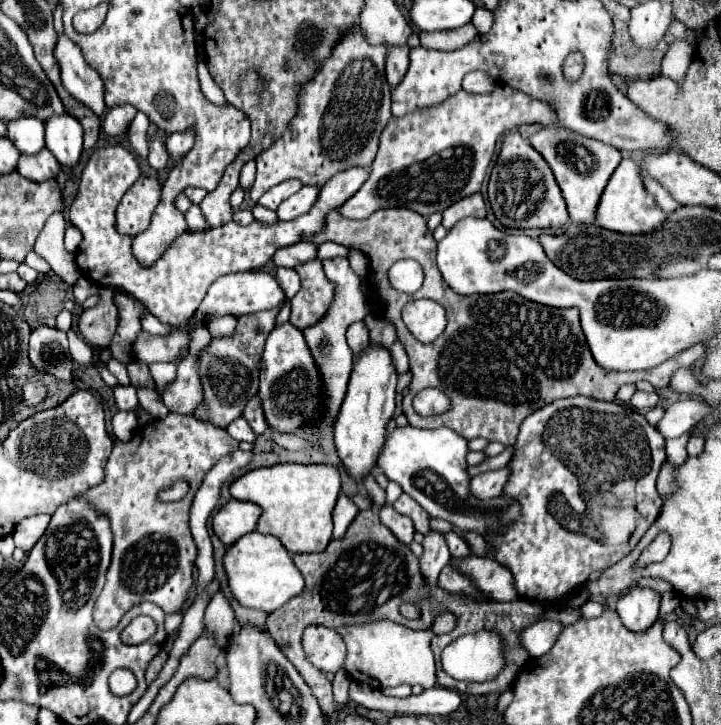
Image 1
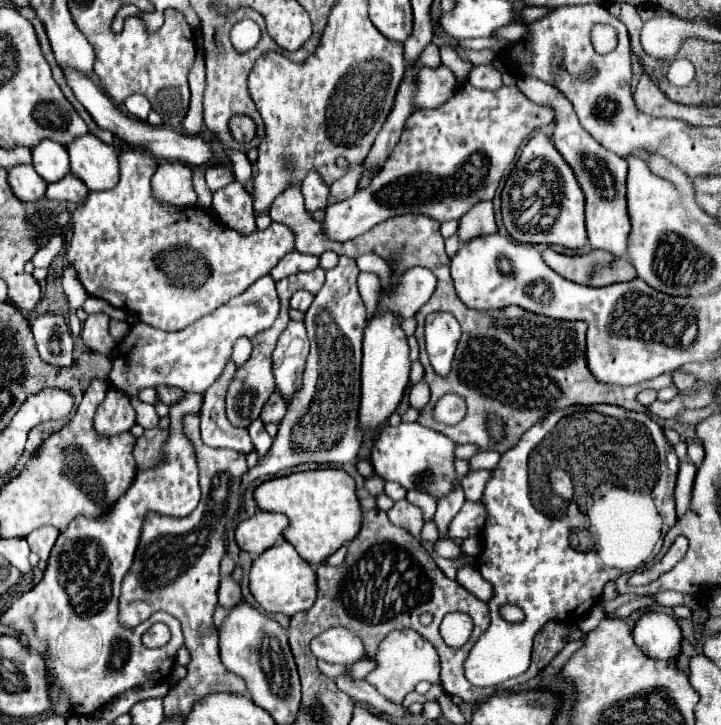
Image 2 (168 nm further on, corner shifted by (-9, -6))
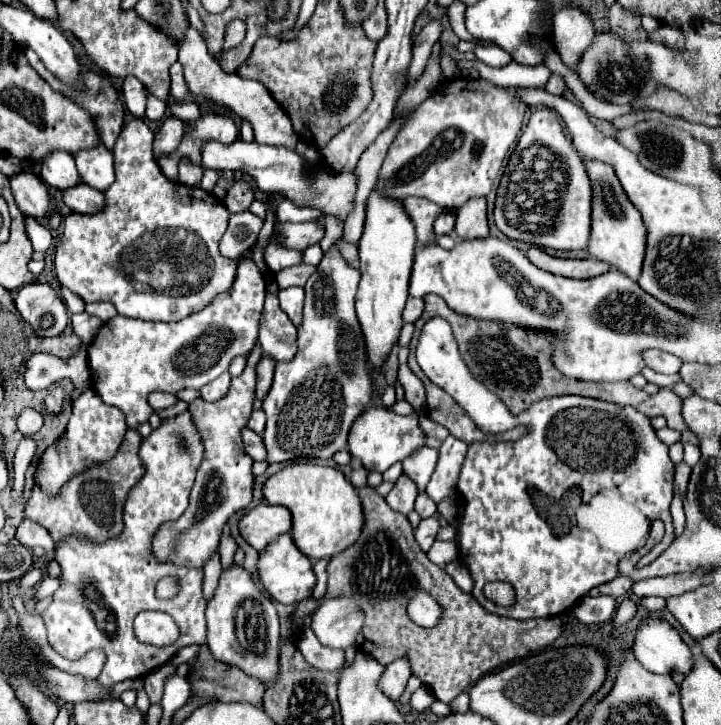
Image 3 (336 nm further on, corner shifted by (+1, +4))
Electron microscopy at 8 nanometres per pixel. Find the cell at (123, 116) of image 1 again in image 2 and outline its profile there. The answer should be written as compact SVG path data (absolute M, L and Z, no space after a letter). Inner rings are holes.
M134 96L134 98L126 100L124 106L126 106L126 110L128 110L132 116L136 116L136 118L140 118L140 120L146 120L148 112L152 110L150 102L148 102L146 98L142 98L142 96Z

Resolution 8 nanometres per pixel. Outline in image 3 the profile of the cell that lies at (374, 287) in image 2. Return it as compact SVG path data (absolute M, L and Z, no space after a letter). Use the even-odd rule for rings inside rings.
M342 238L336 240L334 244L338 247L340 253L346 261L352 262L358 258L357 245L346 242Z

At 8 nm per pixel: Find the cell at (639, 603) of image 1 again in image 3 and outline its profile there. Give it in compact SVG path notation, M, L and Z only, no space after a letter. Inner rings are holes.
M644 620L636 632L634 654L638 662L652 674L688 674L694 666L690 648L664 620Z

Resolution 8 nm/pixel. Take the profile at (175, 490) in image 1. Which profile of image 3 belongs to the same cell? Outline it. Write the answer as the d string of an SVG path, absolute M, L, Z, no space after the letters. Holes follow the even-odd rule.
M190 412L164 420L162 426L142 442L140 458L144 460L146 474L128 494L124 506L124 532L116 540L108 540L104 544L88 544L88 540L76 540L72 536L72 540L64 540L64 544L56 548L56 562L62 566L62 586L56 590L52 604L44 610L48 642L60 656L68 660L80 660L90 650L102 650L106 654L106 662L98 680L108 684L108 688L128 678L142 678L154 668L166 664L184 646L204 644L206 640L202 568L190 570L184 566L158 562L152 554L152 538L158 528L168 520L178 520L188 508L190 490L202 456L204 444ZM182 438L188 444L186 448L180 446ZM164 576L180 578L180 594L172 600L158 600L154 596L154 588ZM142 610L160 610L170 614L180 628L180 638L176 644L164 648L140 644L134 636L132 620L136 612ZM194 624L196 634L182 636L182 632L190 632Z

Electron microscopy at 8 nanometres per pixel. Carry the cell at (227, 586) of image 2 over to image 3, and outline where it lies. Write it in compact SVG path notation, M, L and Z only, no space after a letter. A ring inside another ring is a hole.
M222 534L220 538L220 546L218 546L218 552L222 556L222 568L228 568L232 566L232 558L234 558L234 552L236 552L236 542L230 534Z

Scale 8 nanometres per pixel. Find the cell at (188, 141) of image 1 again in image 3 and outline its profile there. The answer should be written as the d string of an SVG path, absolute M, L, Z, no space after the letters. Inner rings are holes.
M174 62L170 66L170 92L176 100L182 100L186 94L188 94L188 88L186 88L186 82L184 82L184 76L182 76L182 64L180 62Z

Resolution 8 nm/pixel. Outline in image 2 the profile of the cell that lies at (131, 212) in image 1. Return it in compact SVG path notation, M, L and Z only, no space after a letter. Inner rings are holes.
M160 162L156 174L152 176L154 198L162 206L192 208L196 204L196 194L192 188L192 168L184 162Z

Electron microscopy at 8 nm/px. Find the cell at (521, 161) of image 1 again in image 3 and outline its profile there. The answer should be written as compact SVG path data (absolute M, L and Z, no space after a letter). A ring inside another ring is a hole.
M538 108L512 152L502 174L494 220L510 240L522 240L540 248L584 250L590 240L592 184L580 152L564 132L556 112Z

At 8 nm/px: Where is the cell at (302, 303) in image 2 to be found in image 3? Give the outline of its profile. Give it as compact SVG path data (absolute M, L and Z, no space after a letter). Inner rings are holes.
M286 288L278 292L280 306L298 328L302 324L302 308L304 308L304 288Z

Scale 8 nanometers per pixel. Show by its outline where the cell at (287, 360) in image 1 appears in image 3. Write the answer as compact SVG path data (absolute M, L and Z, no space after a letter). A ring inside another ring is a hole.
M266 292L266 302L260 318L260 346L278 362L288 362L296 354L296 326L284 316L278 296Z

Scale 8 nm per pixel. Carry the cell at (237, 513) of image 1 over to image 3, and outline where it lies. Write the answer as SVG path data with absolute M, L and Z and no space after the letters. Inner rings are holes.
M258 504L240 520L240 534L244 540L262 552L270 542L274 542L280 534L292 530L292 514L284 506Z

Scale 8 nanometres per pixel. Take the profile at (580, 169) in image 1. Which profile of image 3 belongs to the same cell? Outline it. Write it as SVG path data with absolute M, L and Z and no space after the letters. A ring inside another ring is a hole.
M584 160L588 168L588 176L592 180L594 188L594 200L592 200L592 234L590 234L590 244L588 252L592 258L602 260L616 268L618 272L626 274L634 282L638 282L640 272L642 272L642 262L644 262L644 252L646 252L646 224L642 220L642 214L636 210L636 206L628 200L624 188L620 186L614 168L600 164L596 160Z

